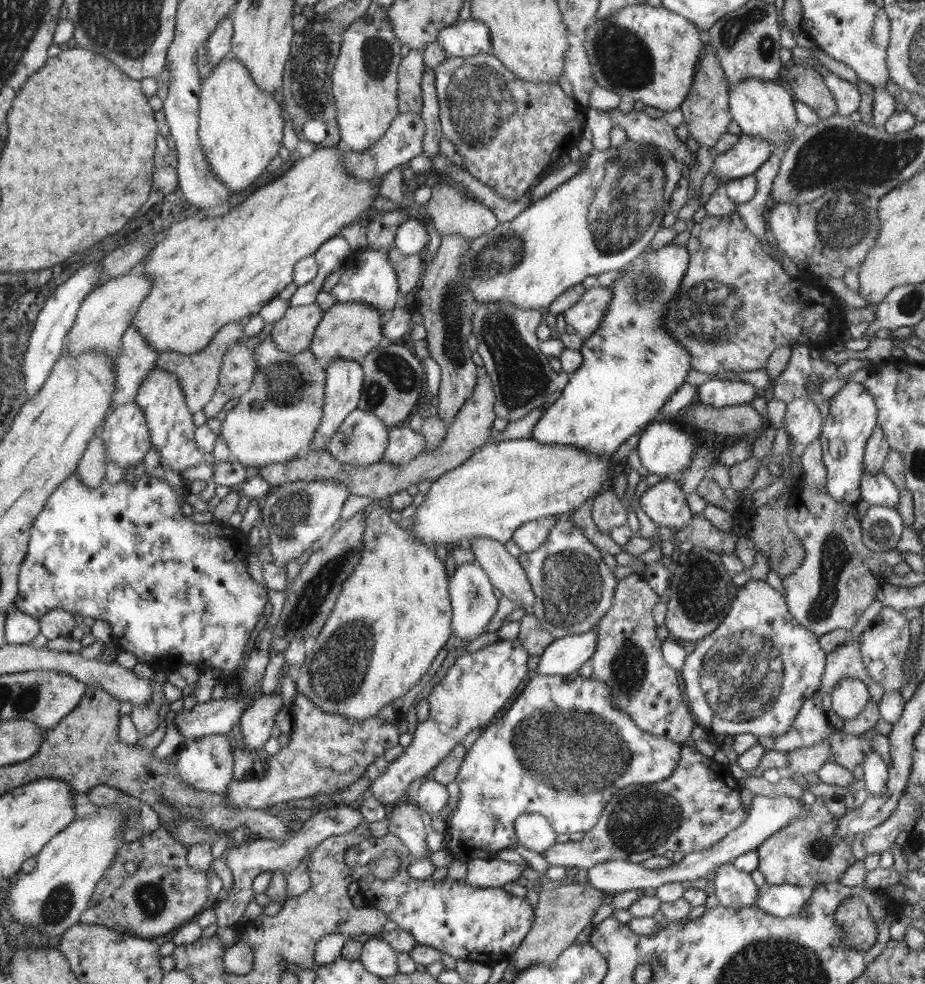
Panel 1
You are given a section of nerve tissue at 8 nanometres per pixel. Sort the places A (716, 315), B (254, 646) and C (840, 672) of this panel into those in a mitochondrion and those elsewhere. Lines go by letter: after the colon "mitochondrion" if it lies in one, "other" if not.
A: mitochondrion
B: other
C: other

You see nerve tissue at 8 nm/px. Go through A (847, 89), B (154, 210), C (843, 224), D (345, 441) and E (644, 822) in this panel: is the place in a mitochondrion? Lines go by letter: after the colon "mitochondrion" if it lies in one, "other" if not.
A: other
B: other
C: mitochondrion
D: mitochondrion
E: mitochondrion

